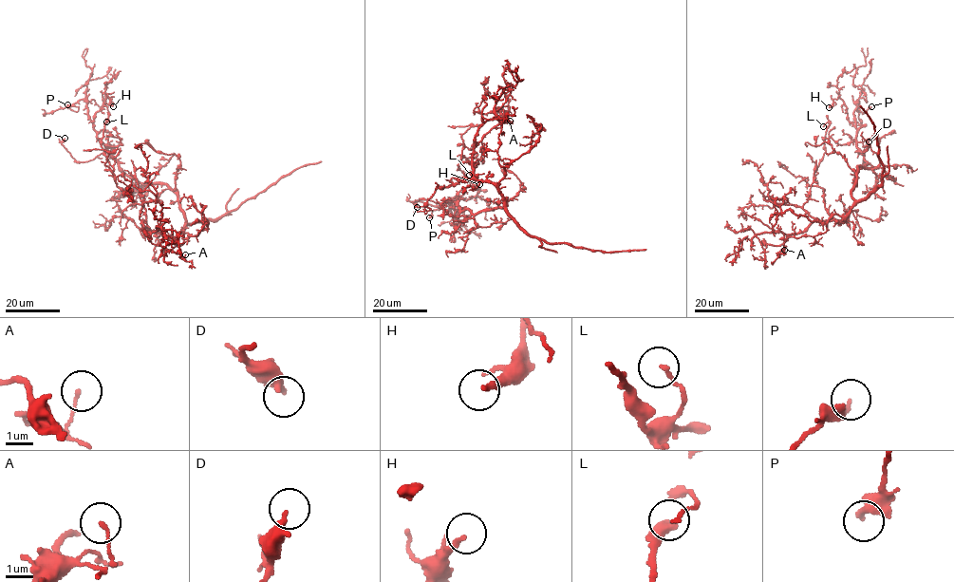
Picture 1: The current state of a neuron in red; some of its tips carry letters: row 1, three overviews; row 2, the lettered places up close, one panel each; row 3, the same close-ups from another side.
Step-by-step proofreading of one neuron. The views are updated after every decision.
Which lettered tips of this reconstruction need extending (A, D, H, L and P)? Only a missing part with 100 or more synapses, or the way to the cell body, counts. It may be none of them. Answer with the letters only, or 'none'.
none

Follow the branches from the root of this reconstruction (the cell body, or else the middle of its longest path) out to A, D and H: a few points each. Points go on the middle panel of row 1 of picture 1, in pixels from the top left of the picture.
A: (503, 200), (506, 198), (492, 183), (474, 175), (473, 149), (481, 116), (493, 120), (505, 116), (510, 121)
D: (503, 200), (506, 206), (473, 214), (448, 200), (436, 203), (420, 198), (413, 203), (417, 207)
H: (503, 200), (506, 206), (473, 214), (449, 202), (456, 197), (475, 197), (479, 184)

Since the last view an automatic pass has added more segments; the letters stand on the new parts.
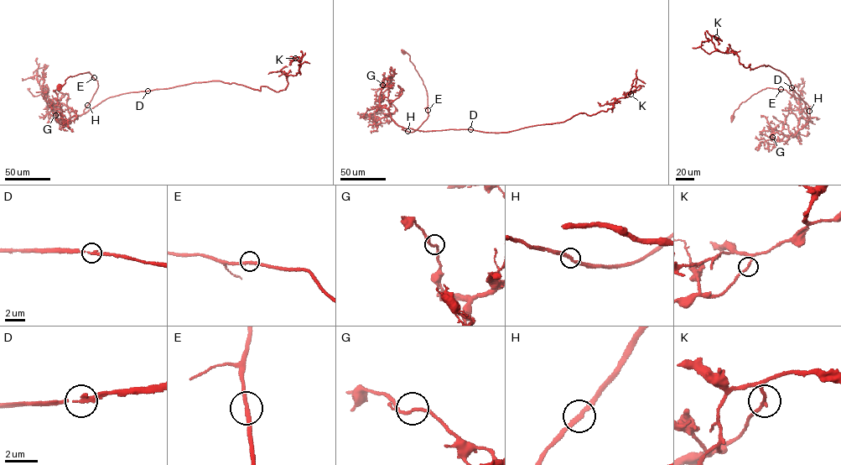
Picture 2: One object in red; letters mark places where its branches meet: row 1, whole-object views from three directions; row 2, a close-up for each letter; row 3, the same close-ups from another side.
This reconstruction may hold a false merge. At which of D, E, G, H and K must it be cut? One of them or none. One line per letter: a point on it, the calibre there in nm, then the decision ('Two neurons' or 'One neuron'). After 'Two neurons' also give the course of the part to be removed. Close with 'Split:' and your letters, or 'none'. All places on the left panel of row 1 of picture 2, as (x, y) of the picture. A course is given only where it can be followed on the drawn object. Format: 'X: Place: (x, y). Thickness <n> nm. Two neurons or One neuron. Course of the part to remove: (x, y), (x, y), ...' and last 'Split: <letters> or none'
D: Place: (147, 91). Thickness 170 nm. One neuron
E: Place: (94, 77). Thickness 240 nm. One neuron
G: Place: (55, 115). Thickness 150 nm. One neuron
H: Place: (87, 105). Thickness 200 nm. One neuron
K: Place: (295, 58). Thickness 180 nm. One neuron
Split: none

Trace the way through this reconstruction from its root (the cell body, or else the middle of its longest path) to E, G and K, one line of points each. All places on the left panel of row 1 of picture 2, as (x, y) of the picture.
E: (59, 86), (69, 77), (80, 73), (89, 71), (94, 77)
G: (59, 86), (70, 75), (89, 71), (98, 85), (85, 113), (66, 121), (55, 117), (56, 119), (55, 115)
K: (59, 86), (89, 71), (97, 80), (85, 113), (111, 96), (195, 82), (278, 91), (298, 71), (295, 58)

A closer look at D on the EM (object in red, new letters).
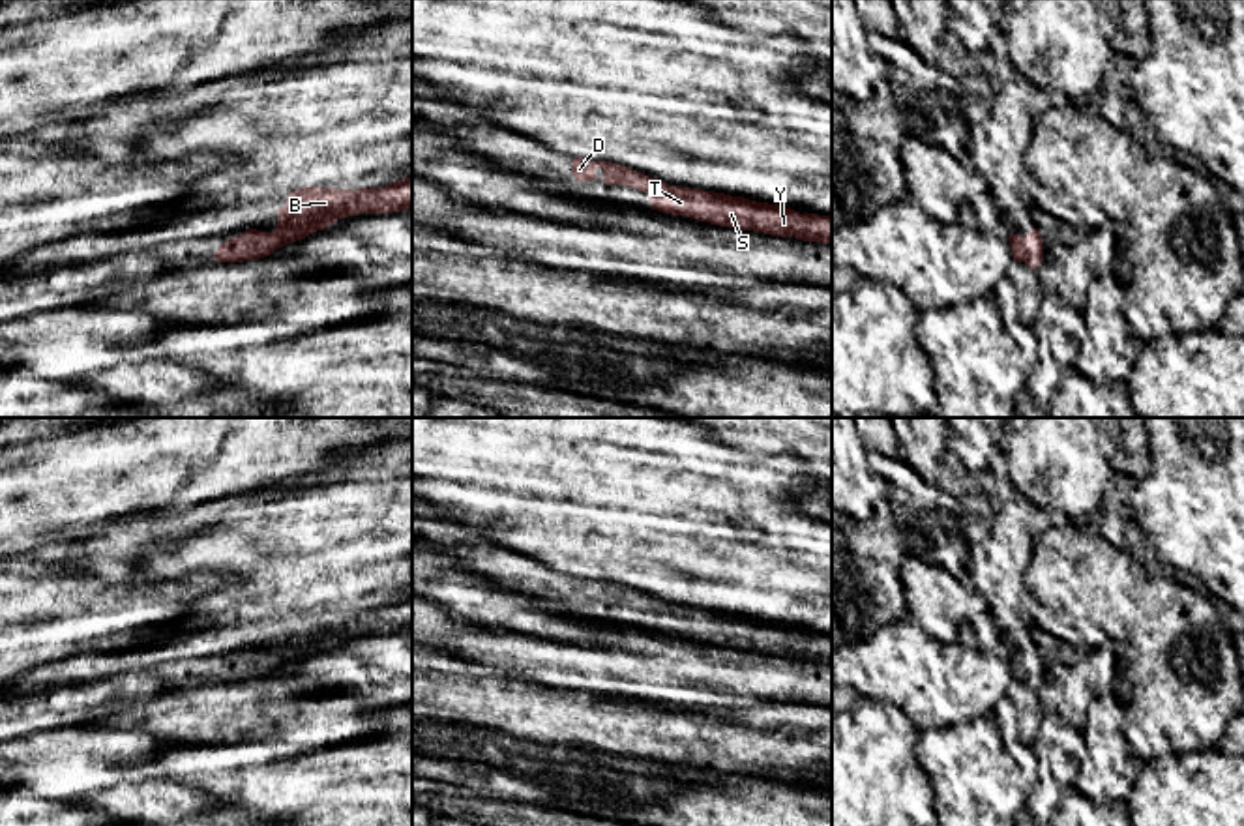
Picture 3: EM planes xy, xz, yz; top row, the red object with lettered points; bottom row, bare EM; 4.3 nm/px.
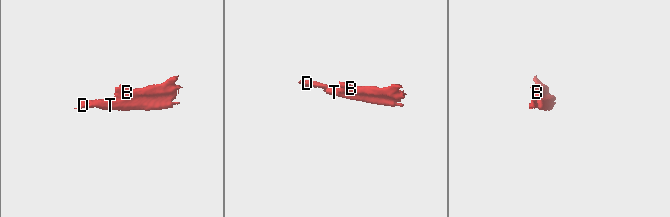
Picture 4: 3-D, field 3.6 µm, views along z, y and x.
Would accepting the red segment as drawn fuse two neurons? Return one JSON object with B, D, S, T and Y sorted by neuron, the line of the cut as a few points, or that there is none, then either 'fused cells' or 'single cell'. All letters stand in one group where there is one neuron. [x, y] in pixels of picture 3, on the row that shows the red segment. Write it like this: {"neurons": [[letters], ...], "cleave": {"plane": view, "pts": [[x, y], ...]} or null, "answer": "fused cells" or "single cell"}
{"neurons": [["B", "D", "S", "T", "Y"]], "cleave": null, "answer": "single cell"}

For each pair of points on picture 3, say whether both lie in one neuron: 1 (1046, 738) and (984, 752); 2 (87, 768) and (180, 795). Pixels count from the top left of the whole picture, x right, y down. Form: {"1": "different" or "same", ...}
{"1": "different", "2": "same"}

